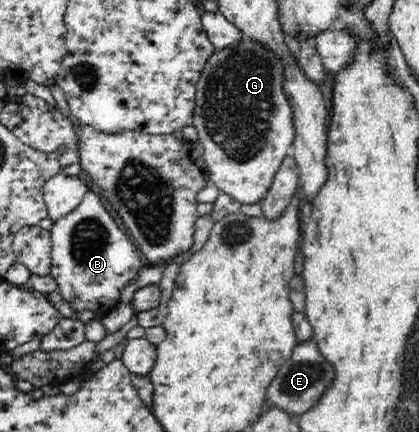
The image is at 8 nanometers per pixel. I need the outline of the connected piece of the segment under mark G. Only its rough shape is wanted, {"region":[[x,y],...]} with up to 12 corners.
{"region":[[268,43],[216,49],[191,124],[209,183],[263,199],[295,138]]}

